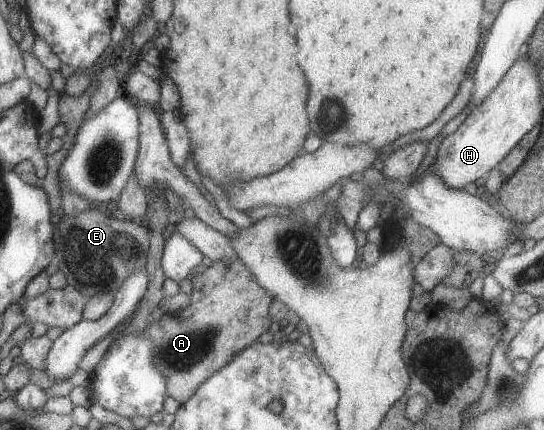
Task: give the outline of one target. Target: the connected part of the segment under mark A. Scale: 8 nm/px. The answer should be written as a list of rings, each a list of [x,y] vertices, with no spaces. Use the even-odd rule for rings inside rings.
[[[239,257],[228,261],[221,259],[215,261],[191,281],[193,290],[189,294],[189,306],[181,312],[163,315],[151,321],[144,332],[152,343],[154,367],[164,375],[166,396],[171,396],[180,403],[189,400],[189,397],[193,396],[205,380],[229,364],[241,349],[255,343],[273,326],[273,320],[270,317],[270,302],[274,299],[274,294],[265,290],[257,282],[253,273]]]

